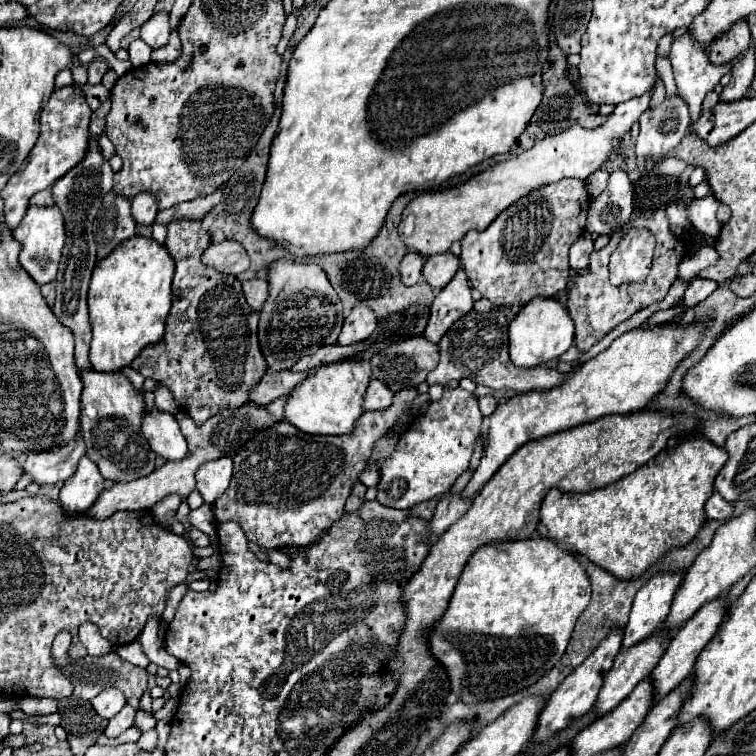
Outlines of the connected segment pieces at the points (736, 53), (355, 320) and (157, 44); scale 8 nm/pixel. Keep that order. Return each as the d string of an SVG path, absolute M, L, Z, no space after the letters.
M737 22L729 32L723 34L723 38L717 38L717 42L709 50L709 60L715 64L731 64L735 62L751 44L751 34L747 28L747 22Z
M359 304L345 318L345 324L343 324L343 330L341 330L337 342L341 346L363 342L373 334L373 330L377 328L377 322L379 320L373 314L373 310L369 306L365 306L365 304Z
M155 12L143 26L141 26L141 40L147 42L153 50L161 48L169 40L169 14L167 12Z

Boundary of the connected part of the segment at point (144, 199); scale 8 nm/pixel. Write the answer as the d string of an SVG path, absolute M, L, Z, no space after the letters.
M137 194L131 200L131 214L133 214L135 222L141 226L153 224L155 214L157 214L157 204L155 204L153 196L151 194Z

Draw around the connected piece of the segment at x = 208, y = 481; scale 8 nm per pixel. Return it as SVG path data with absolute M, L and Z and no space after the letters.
M229 456L205 462L195 478L197 478L197 492L203 496L205 504L213 504L227 488L231 482L231 470L233 470L233 460Z

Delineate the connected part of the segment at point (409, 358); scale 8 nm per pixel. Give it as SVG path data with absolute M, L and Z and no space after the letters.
M405 338L397 344L383 348L371 358L373 378L385 382L393 392L419 386L427 374L437 366L439 354L437 344L421 338Z

